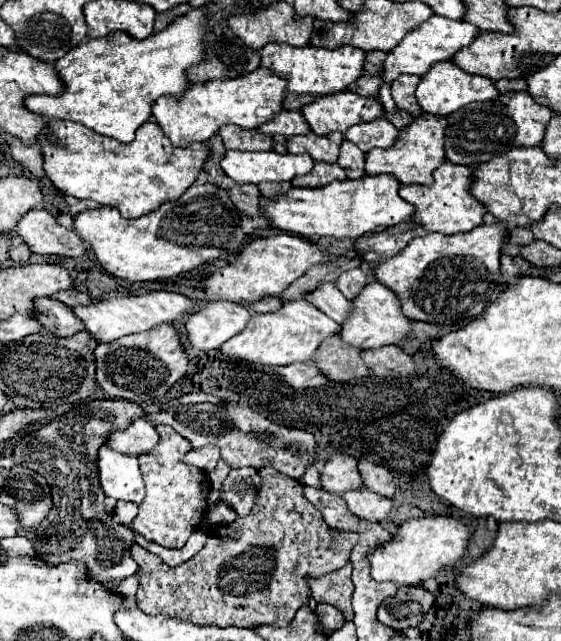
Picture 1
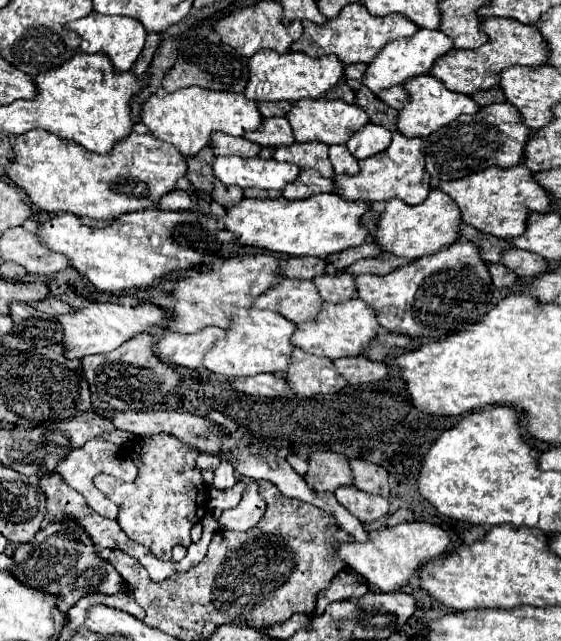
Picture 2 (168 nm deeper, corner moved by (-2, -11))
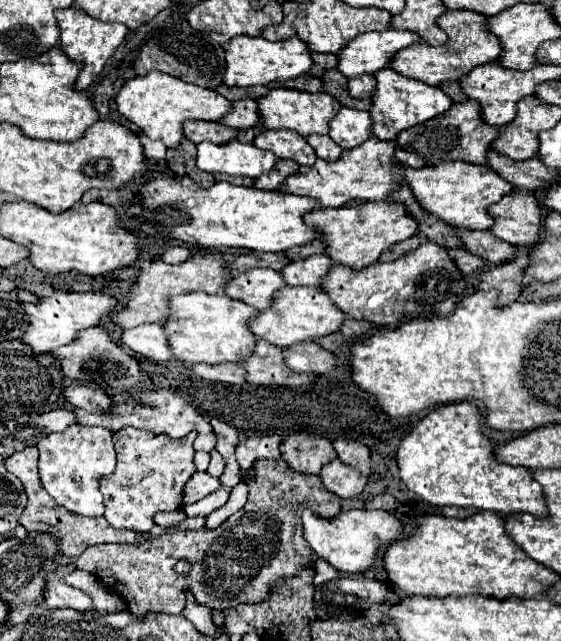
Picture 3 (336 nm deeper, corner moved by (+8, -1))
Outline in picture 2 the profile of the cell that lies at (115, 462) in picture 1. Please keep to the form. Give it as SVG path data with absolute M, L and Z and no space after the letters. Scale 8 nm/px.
M91 439L91 441L85 443L83 447L73 449L73 451L59 463L57 471L59 471L59 475L63 477L63 481L65 481L67 485L71 485L73 489L77 489L77 491L87 499L87 505L89 505L93 511L97 511L99 515L109 517L109 519L117 519L119 505L113 503L109 497L105 497L105 495L95 487L95 483L93 483L95 475L107 473L107 475L113 475L113 477L117 477L117 479L121 479L121 481L135 481L135 475L137 475L137 467L135 467L135 463L131 461L131 457L125 453L125 449L119 447L119 445L113 445L113 443L105 441L105 439Z

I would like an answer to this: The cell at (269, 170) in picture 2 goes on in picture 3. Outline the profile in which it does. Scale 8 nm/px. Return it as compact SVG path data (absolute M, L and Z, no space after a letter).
M201 141L197 145L197 167L207 173L227 173L255 179L269 173L275 163L277 157L273 153L239 141L229 141L223 145Z

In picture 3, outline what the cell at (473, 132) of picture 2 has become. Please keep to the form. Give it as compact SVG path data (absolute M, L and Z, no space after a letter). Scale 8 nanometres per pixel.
M469 99L451 105L451 109L439 117L403 129L395 139L397 147L393 157L397 157L397 161L405 167L425 167L425 165L437 165L443 161L457 161L457 159L473 165L483 165L485 155L491 149L491 141L497 137L497 133L499 133L497 127L491 127L481 119L479 103Z

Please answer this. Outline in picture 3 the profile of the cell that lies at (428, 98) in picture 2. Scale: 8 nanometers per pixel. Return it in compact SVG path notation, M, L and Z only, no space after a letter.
M389 67L379 69L377 73L373 73L373 77L377 81L377 89L371 95L373 103L369 113L373 117L373 135L381 141L393 141L399 131L423 123L427 119L433 119L451 107L451 99L439 87L431 87L421 81L407 79Z

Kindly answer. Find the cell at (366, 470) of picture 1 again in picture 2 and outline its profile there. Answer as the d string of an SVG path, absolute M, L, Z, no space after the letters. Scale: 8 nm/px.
M351 459L351 469L355 475L355 487L361 491L369 491L371 495L383 495L389 497L389 483L387 483L387 471L381 465L363 461L363 459Z

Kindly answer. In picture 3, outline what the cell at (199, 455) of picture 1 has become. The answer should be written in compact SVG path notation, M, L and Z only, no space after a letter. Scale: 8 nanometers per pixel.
M215 434L198 435L194 441L194 449L196 451L211 452L216 445Z

